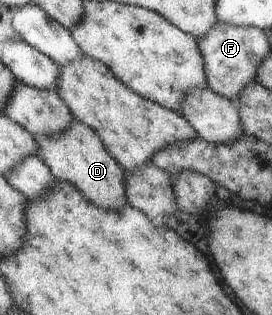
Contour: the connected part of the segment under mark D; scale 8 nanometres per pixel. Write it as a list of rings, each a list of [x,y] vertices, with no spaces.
[[[74,118],[63,131],[40,133],[34,138],[38,145],[37,156],[48,165],[56,180],[72,182],[92,202],[105,209],[121,209],[129,202],[125,191],[124,168],[91,126]]]

